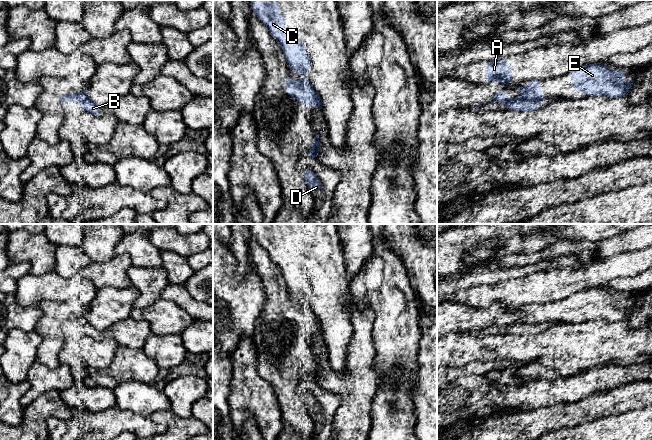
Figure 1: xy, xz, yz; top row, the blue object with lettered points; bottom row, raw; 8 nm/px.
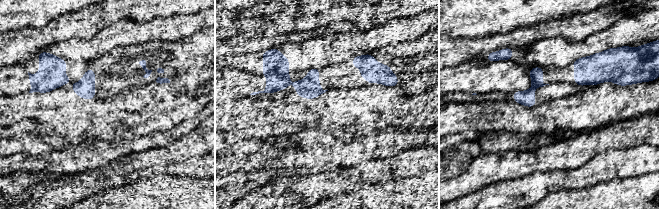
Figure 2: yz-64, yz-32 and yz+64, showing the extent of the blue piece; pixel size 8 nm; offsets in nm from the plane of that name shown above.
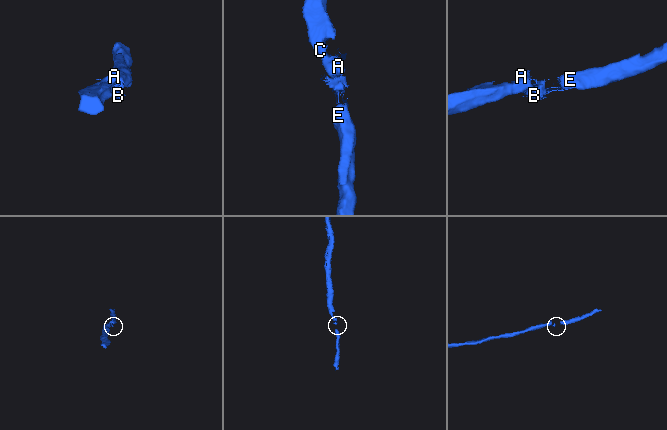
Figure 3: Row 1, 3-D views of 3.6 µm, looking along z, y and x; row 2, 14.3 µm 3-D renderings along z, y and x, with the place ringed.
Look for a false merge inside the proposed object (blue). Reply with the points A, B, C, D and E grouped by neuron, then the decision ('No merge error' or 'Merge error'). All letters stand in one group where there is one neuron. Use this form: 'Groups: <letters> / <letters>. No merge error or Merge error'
Groups: A B C D E. No merge error

